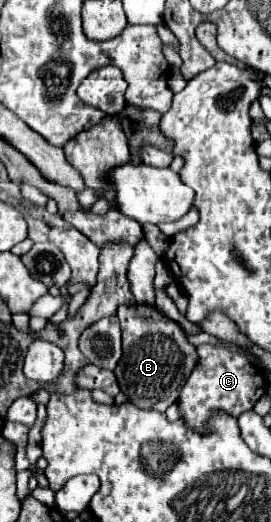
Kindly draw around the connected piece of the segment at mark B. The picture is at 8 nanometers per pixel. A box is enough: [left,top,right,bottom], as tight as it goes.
[114,305,198,411]

